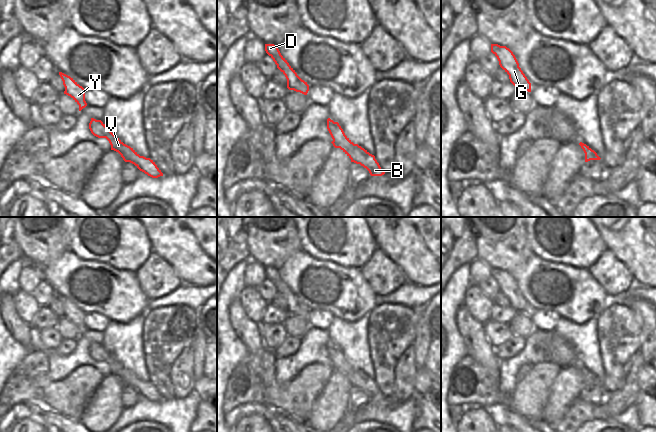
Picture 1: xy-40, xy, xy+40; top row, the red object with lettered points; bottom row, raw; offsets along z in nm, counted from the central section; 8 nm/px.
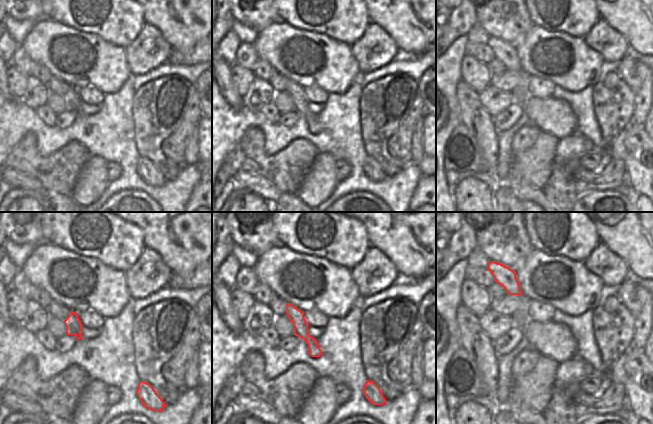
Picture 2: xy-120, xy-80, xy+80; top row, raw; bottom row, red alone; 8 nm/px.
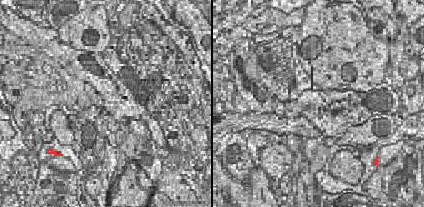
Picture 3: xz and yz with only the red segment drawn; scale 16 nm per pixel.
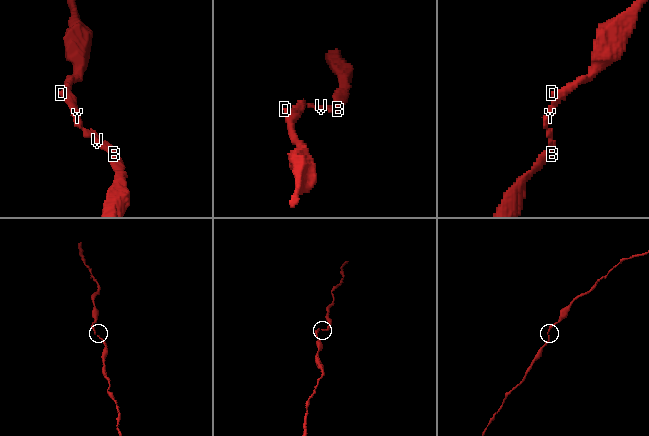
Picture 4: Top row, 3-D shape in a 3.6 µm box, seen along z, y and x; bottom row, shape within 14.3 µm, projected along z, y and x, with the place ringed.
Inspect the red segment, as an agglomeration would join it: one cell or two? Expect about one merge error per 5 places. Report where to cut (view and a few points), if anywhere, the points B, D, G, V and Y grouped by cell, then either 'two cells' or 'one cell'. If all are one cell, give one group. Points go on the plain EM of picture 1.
no cut; B D G V Y; one cell

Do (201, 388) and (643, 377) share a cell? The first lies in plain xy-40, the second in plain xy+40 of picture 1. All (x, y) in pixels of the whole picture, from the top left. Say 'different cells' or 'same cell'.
same cell

